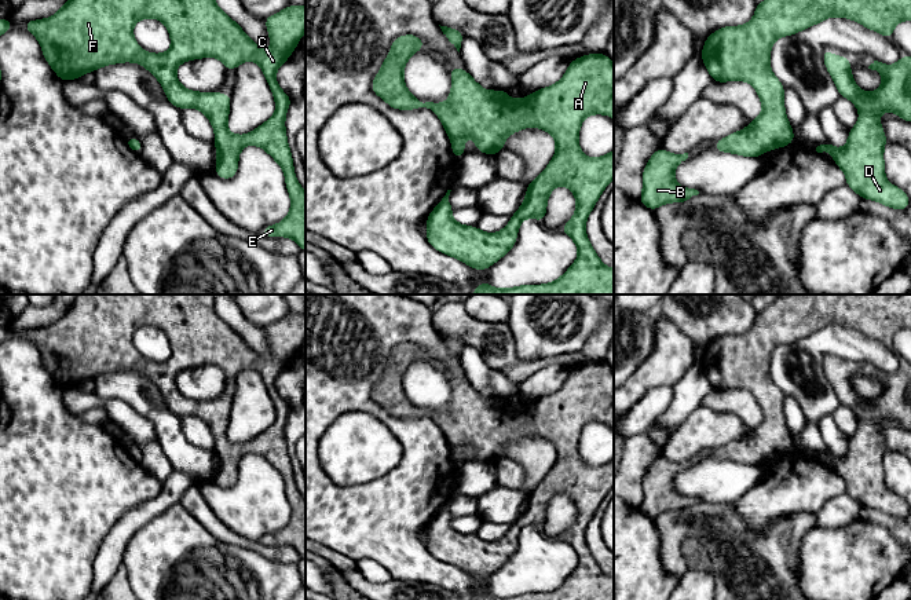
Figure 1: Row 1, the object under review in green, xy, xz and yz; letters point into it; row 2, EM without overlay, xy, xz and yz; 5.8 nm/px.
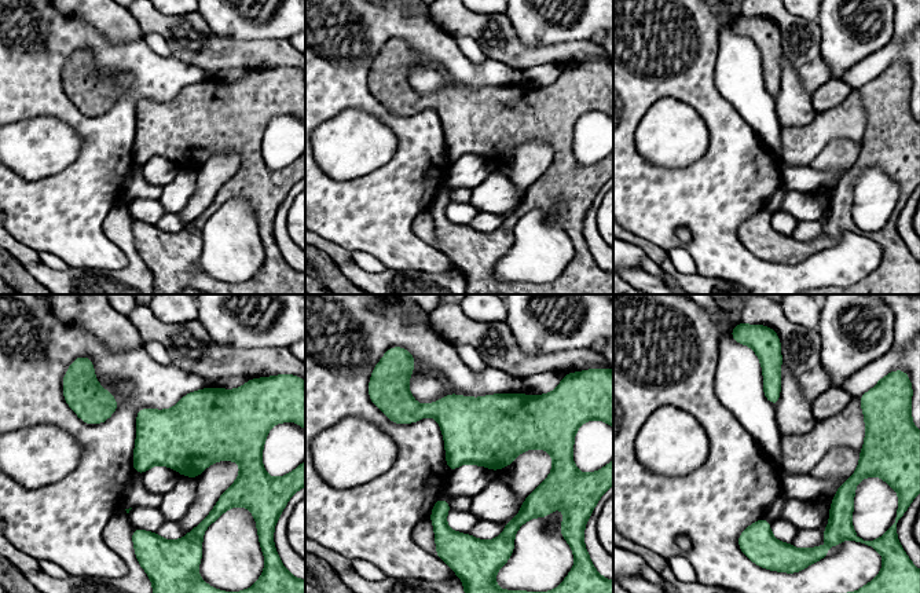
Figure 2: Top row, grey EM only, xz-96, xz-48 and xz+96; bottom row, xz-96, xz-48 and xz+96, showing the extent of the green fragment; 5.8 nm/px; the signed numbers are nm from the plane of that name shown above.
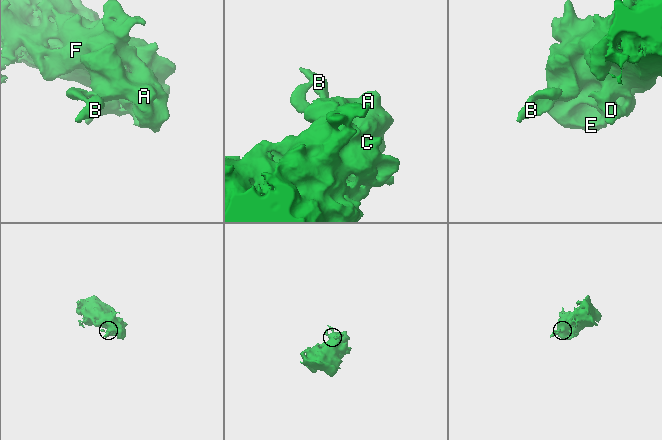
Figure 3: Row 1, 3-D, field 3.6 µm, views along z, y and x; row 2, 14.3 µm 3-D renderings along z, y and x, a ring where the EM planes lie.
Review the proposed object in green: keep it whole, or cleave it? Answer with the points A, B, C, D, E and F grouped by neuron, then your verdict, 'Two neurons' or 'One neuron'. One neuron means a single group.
Groups: A B C D E F. One neuron

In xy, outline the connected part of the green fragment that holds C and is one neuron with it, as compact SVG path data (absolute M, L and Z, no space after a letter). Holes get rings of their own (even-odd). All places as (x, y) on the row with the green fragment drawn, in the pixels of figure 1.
M67 0L55 15L28 21L23 26L37 37L45 61L62 81L77 80L84 73L94 73L98 67L111 63L136 62L144 66L161 83L167 99L173 106L198 109L209 118L216 135L215 172L220 179L235 176L238 156L245 146L255 144L264 149L283 169L292 204L283 222L266 226L260 233L264 237L293 238L300 249L306 250L306 191L296 179L285 131L285 116L292 98L281 89L275 78L277 69L289 59L306 32L306 6L289 6L275 15L266 17L264 22L272 44L271 51L261 50L252 41L241 26L216 6L215 0ZM143 18L157 18L167 26L172 45L165 54L149 54L135 41L132 29ZM206 56L222 61L226 70L233 70L245 61L257 62L274 95L277 105L274 116L248 135L231 135L227 128L231 95L194 92L184 88L176 78L176 67L182 62Z

